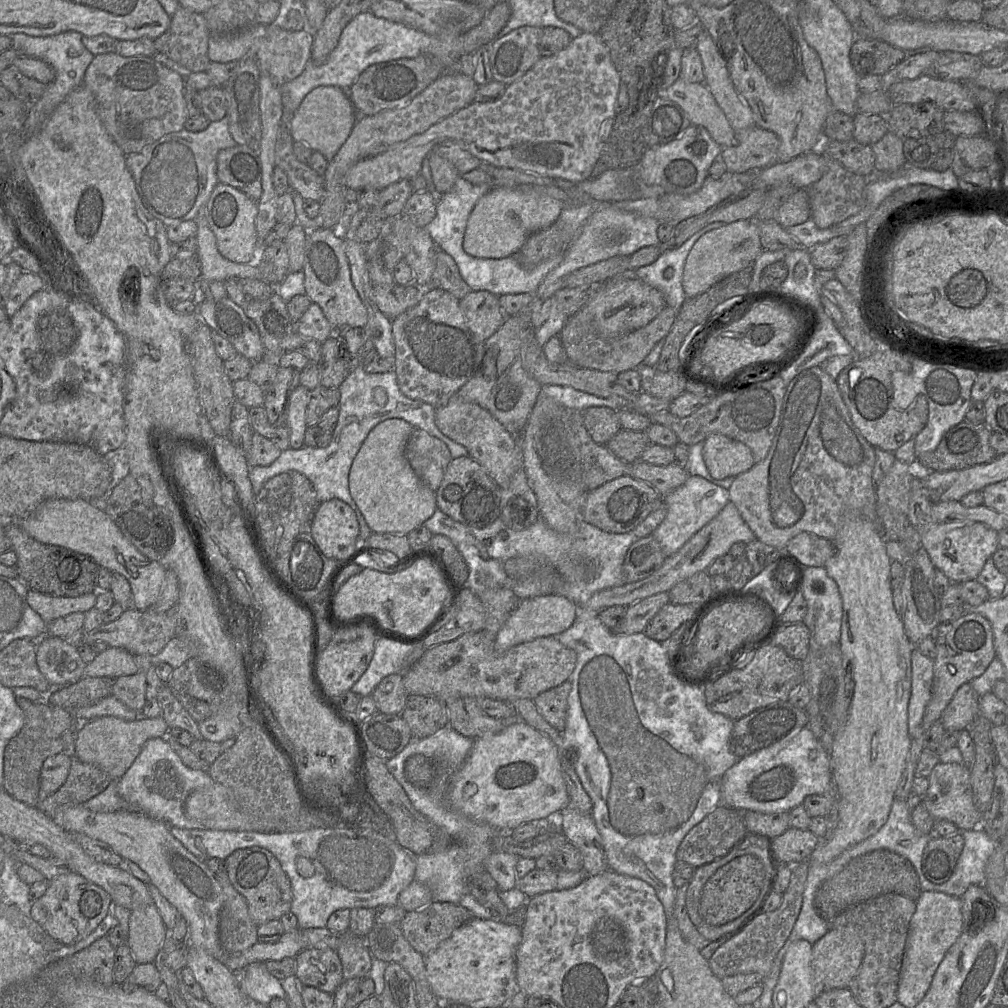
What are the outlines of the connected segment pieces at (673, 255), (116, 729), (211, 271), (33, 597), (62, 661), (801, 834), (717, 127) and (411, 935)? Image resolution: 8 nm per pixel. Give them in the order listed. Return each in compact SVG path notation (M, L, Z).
M720 221L707 224L677 249L664 251L653 263L635 269L637 278L660 290L665 297L667 306L678 311L686 300L682 278L690 250L701 236L724 225L726 223Z
M114 716L89 720L77 733L75 755L80 761L93 764L105 771L112 780L120 779L135 761L143 745L152 738L165 738L169 726L162 717L144 717L125 721Z
M205 205L203 207L203 211L199 213L199 215L195 218L194 221L196 222L198 228L195 238L197 241L197 255L201 264L203 280L208 282L215 281L224 282L229 278L237 279L251 278L264 281L263 274L256 263L239 264L224 258L220 254L220 252L218 251L215 235L211 231L207 219L205 217Z
M29 589L26 599L30 607L49 623L70 613L91 610L96 604L97 593L78 597L54 597Z
M51 635L37 644L36 663L49 684L76 683L86 667L77 651L77 643Z
M789 827L773 840L776 857L783 864L794 866L808 861L820 838L809 829Z
M679 77L668 89L660 90L659 96L678 104L691 124L706 128L722 148L734 143L735 131L705 83L690 83Z
M431 902L421 910L406 912L400 922L402 933L409 944L423 956L433 952L444 940L467 922L475 918L473 912L460 904L450 902Z

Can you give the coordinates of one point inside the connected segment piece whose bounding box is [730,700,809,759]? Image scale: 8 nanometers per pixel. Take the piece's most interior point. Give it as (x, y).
(765, 726)

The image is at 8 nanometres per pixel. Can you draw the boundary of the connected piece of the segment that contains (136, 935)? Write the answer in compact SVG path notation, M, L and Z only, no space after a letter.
M154 903L130 911L126 945L136 964L153 963L165 939L166 927Z

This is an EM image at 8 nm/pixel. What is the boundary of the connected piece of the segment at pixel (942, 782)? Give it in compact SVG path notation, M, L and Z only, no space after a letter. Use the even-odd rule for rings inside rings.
M939 762L931 771L929 787L922 802L935 820L954 823L960 831L983 824L983 816L975 807L971 785L971 769L965 764Z

